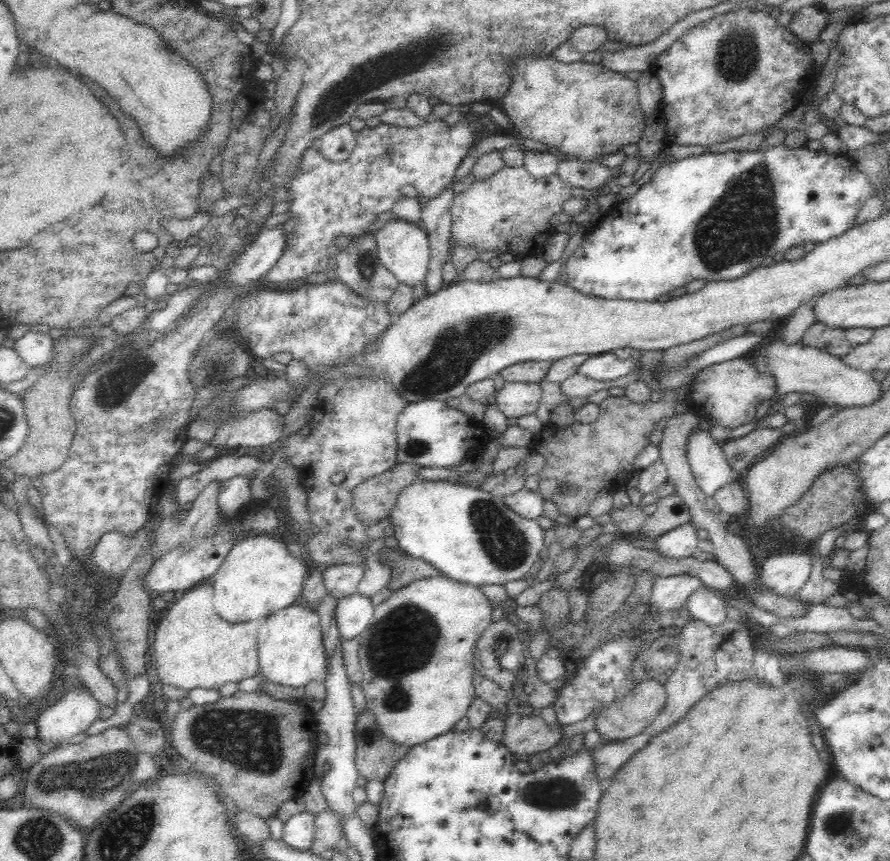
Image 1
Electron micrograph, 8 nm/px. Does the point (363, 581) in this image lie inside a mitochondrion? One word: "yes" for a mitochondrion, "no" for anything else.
no

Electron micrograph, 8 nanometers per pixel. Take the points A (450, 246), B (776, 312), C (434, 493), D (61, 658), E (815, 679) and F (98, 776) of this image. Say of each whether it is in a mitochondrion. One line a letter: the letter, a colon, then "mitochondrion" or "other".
A: other
B: other
C: other
D: other
E: other
F: mitochondrion

